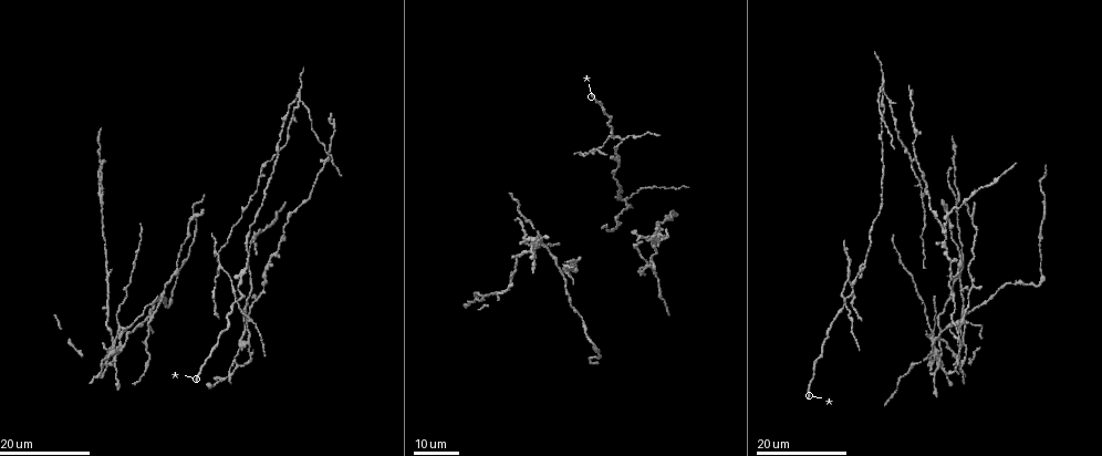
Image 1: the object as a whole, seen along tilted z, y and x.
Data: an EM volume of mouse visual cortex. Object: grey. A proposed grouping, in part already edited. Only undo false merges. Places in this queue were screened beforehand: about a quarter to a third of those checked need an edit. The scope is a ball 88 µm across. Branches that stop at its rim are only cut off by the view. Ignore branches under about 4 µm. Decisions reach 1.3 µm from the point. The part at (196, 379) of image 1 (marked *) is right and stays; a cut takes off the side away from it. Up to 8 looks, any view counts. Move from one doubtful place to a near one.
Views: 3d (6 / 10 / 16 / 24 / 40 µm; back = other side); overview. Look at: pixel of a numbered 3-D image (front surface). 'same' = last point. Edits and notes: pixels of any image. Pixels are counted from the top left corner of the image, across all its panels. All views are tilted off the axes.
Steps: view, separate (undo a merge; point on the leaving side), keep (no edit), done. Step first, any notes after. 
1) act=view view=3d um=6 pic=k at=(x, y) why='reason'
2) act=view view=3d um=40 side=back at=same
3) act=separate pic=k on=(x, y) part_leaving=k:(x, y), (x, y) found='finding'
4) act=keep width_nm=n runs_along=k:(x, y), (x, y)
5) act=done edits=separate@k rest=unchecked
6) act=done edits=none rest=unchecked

act=view view=3d um=16 pic=1 at=(615, 138) why='four-way junction'

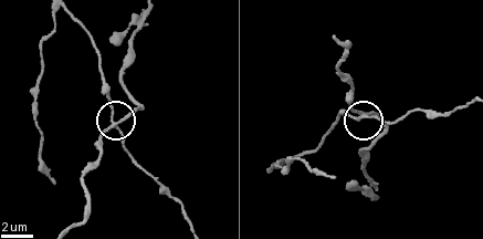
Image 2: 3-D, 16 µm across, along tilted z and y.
act=view view=3d um=6 pic=2 at=(116, 125)

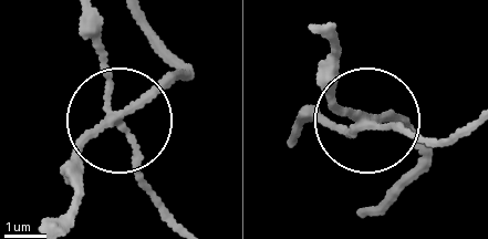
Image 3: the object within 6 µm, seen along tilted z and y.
act=separate pic=3 on=(135, 174) arms=4 part_leaving=3:(113, 112), (91, 17) found='two neurons meet here'

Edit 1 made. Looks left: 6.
act=view view=overview

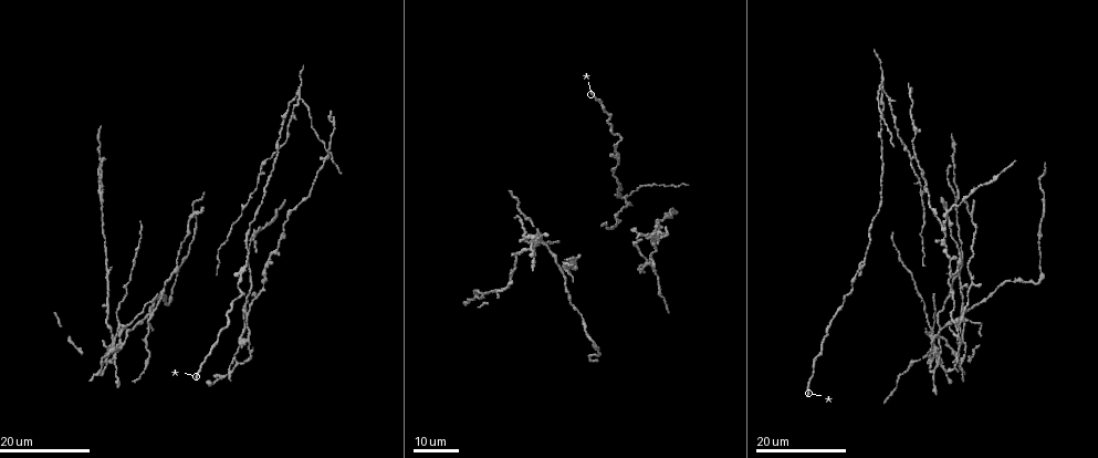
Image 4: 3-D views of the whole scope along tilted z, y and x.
act=view view=3d um=16 pic=4 at=(226, 326) why='sudden change in width'

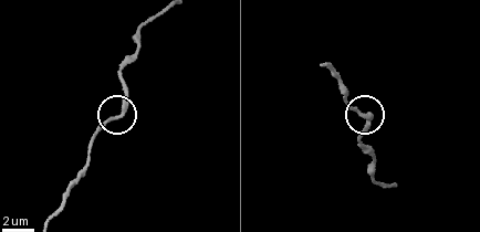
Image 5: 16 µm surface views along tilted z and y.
act=view view=3d um=6 pic=5 at=(114, 117) why='closer look'

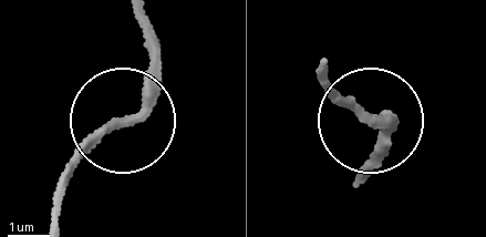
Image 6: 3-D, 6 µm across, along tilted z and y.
act=keep found='one neuron here'

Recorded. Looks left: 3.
act=view view=3d um=24 pic=4 at=(617, 153) why='three arms meet'

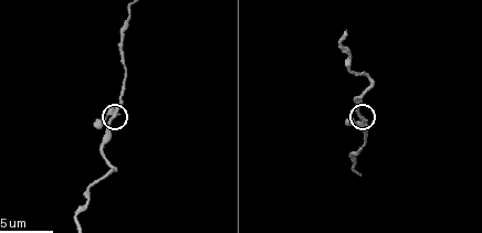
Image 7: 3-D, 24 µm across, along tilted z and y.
act=view view=3d um=6 pic=7 at=(362, 115)

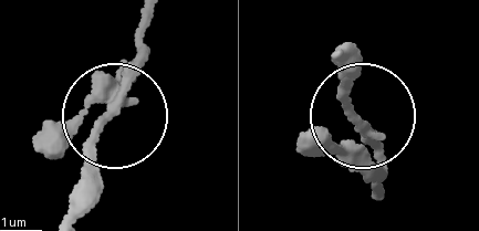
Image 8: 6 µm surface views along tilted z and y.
act=keep found='one neuron here'

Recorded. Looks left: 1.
act=view view=3d um=16 pic=7 at=(124, 58)

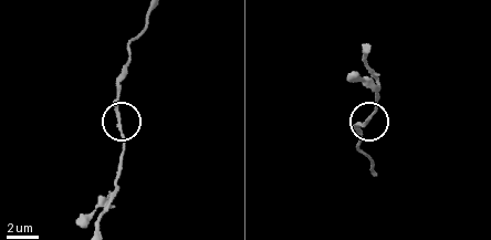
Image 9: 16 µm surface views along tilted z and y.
act=keep found='one neuron here'

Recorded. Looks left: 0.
act=done edits=separate@3 rest=unchecked

